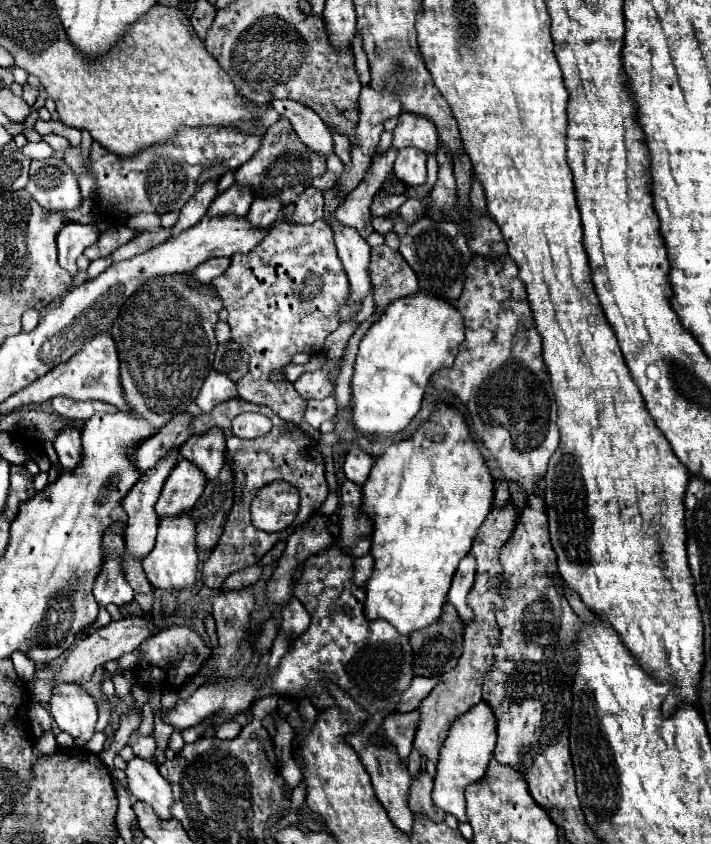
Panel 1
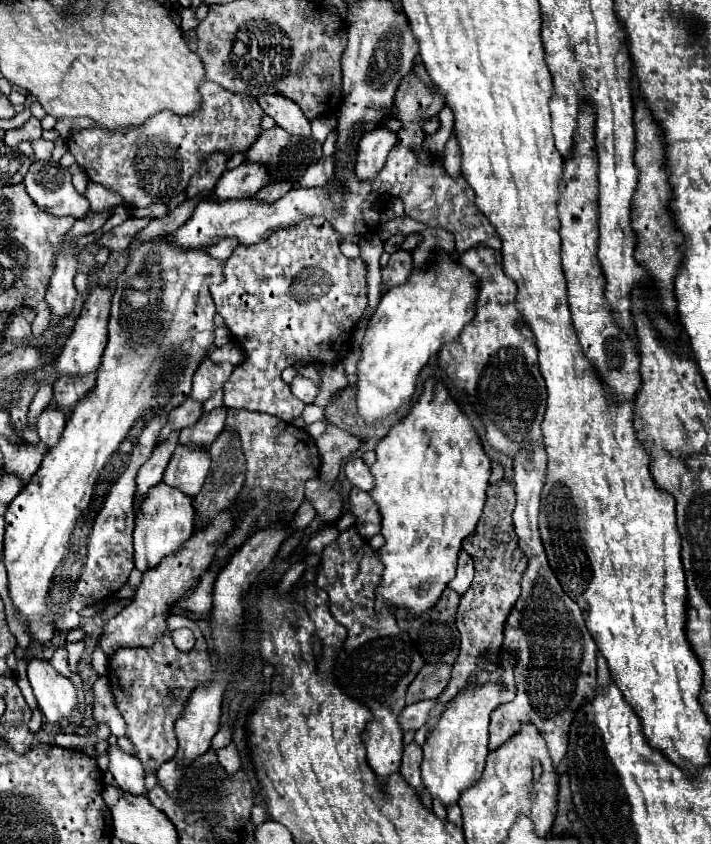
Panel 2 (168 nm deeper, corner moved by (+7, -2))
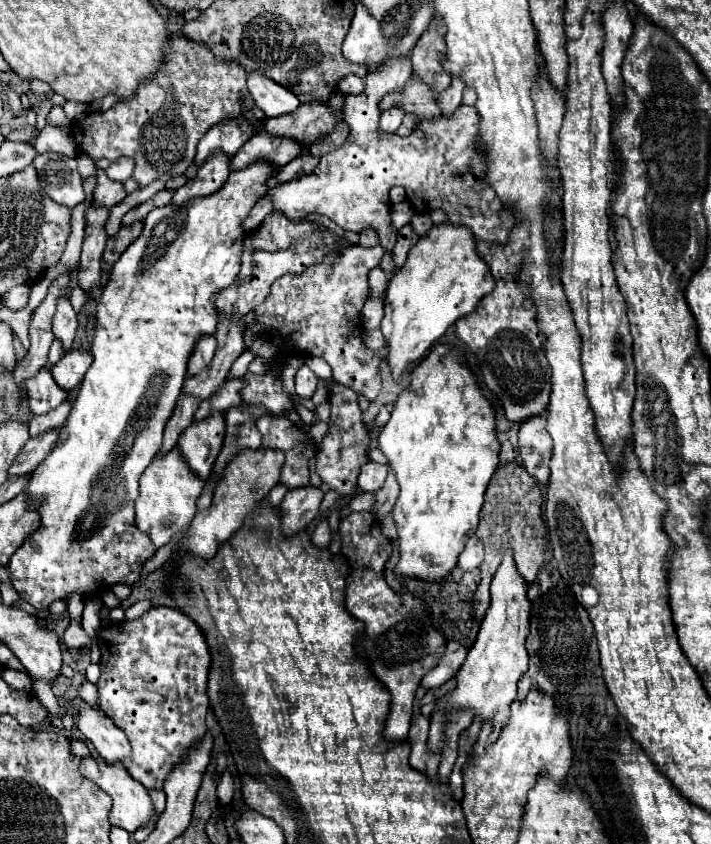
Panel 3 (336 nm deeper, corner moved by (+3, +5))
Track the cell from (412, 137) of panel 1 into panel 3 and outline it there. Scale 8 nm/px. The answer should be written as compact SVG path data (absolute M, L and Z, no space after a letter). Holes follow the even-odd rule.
M433 19L411 51L413 75L421 77L431 89L445 91L451 85L451 73L443 69L441 57L445 55L445 25Z

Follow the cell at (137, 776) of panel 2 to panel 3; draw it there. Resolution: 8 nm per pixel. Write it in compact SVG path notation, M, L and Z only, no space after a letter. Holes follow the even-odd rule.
M77 703L77 729L107 763L123 761L125 755L129 755L129 741L125 739L125 733L115 727L101 709Z

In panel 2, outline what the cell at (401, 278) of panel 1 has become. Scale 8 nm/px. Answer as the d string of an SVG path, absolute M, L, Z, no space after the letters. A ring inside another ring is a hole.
M405 250L393 252L389 258L389 264L383 268L385 290L391 290L395 286L405 284L411 272L413 272L413 262L409 258L409 252L405 252Z

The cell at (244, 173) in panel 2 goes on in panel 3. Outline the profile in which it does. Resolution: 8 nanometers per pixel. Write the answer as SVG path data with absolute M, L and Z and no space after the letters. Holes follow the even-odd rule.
M259 129L231 159L231 169L239 171L259 159L267 159L269 163L283 167L301 153L303 153L303 147L301 143L297 143L297 139L275 137L275 135L269 135L265 129Z

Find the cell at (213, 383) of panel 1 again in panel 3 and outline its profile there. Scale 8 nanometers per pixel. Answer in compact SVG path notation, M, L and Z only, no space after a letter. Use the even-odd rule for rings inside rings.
M201 335L201 339L193 347L193 353L191 353L189 363L187 363L189 375L201 373L203 367L211 363L211 359L215 355L215 347L217 347L217 341L213 339L213 335Z

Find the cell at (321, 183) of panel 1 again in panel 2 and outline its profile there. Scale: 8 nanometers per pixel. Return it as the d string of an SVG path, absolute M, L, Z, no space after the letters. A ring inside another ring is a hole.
M321 158L313 166L309 166L309 170L303 174L301 186L303 188L325 186L331 176L333 176L333 158Z

